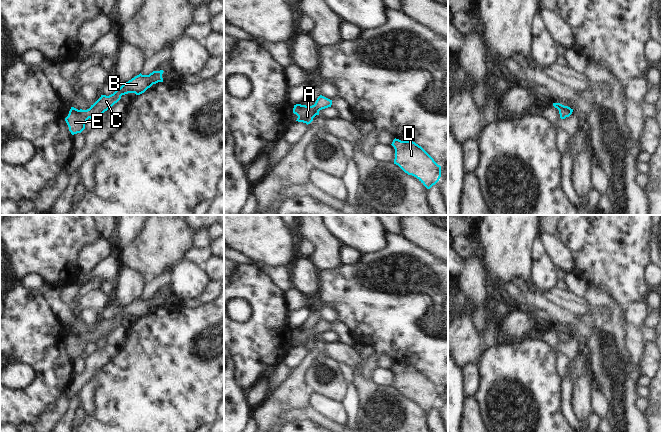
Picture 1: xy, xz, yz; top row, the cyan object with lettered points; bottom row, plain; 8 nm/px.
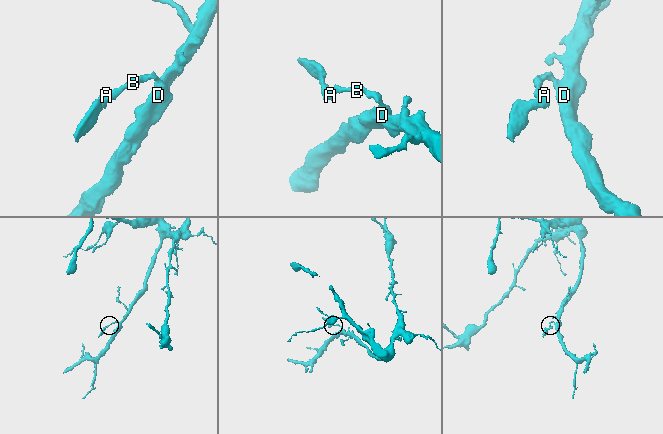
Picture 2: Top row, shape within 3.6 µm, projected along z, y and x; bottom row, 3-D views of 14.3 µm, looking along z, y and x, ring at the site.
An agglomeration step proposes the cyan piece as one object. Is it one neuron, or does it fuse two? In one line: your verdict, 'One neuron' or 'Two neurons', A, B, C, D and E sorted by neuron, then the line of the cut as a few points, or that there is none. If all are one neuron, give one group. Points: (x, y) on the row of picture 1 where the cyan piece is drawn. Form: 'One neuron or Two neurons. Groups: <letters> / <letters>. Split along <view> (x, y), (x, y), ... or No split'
One neuron. Groups: A B C D E. No split

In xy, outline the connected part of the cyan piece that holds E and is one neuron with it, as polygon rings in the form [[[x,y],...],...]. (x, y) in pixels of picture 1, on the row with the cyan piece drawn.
[[[163,70],[153,71],[149,75],[142,75],[140,73],[128,82],[124,83],[113,94],[109,96],[101,95],[101,97],[87,110],[78,110],[71,107],[68,116],[65,118],[69,131],[72,135],[81,133],[85,129],[85,124],[89,118],[96,119],[102,115],[105,111],[117,103],[121,99],[122,95],[128,93],[140,95],[153,84],[163,82],[163,72]]]

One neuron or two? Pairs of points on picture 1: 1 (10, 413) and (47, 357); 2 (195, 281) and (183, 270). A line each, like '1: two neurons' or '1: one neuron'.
1: one neuron
2: one neuron

